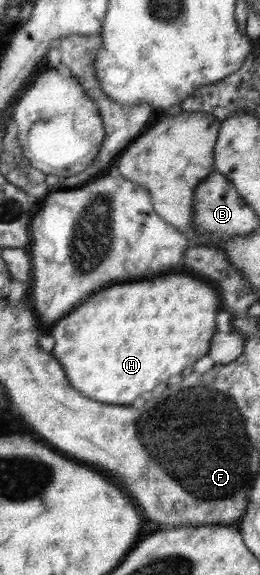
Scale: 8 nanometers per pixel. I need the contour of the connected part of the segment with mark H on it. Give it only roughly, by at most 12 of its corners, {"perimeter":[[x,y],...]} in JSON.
{"perimeter":[[182,269],[92,293],[51,351],[132,401],[209,352],[217,289]]}

